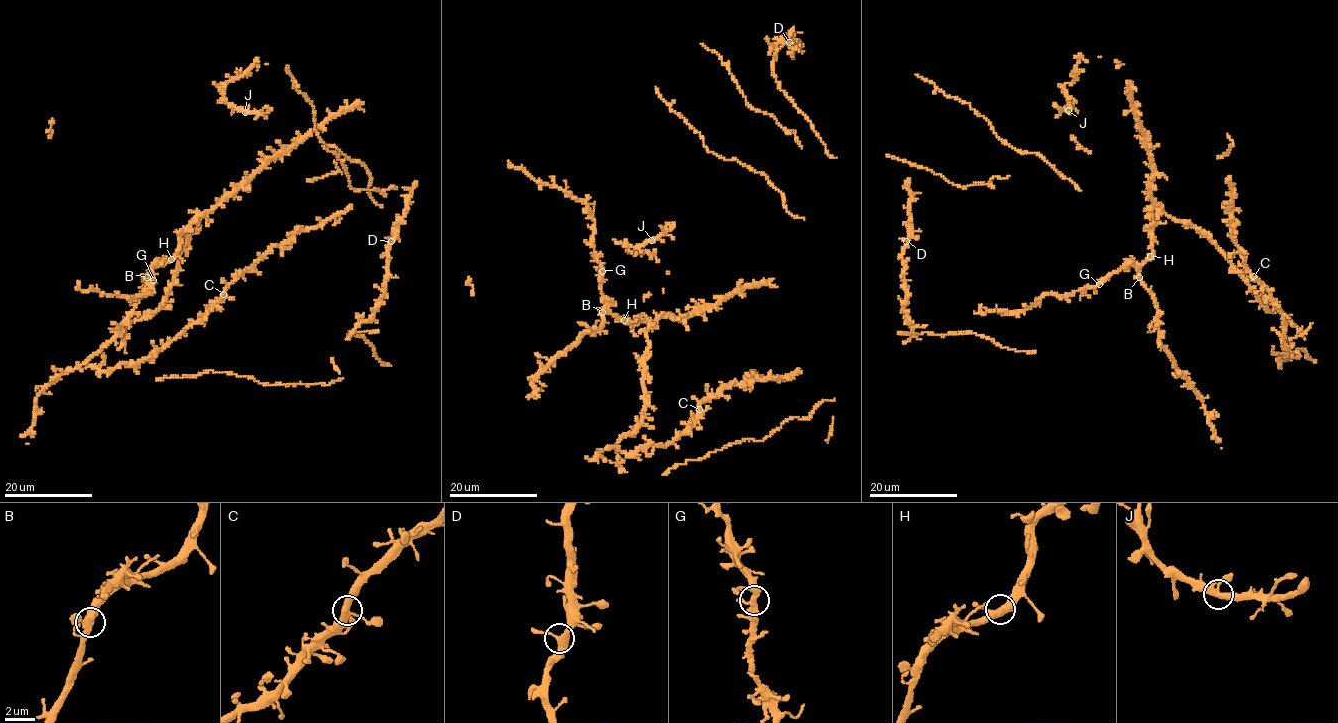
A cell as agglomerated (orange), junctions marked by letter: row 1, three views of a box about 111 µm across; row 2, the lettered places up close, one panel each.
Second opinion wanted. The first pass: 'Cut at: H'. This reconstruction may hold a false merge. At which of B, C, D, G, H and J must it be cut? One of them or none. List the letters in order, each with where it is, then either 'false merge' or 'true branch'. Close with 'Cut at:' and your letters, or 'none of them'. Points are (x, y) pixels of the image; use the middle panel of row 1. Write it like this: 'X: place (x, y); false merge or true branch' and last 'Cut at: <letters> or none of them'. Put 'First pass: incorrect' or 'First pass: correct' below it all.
B: place (602, 312); true branch
C: place (699, 409); true branch
D: place (789, 42); true branch
G: place (602, 271); true branch
H: place (624, 320); true branch
J: place (651, 240); true branch
Cut at: none of them
First pass: incorrect

